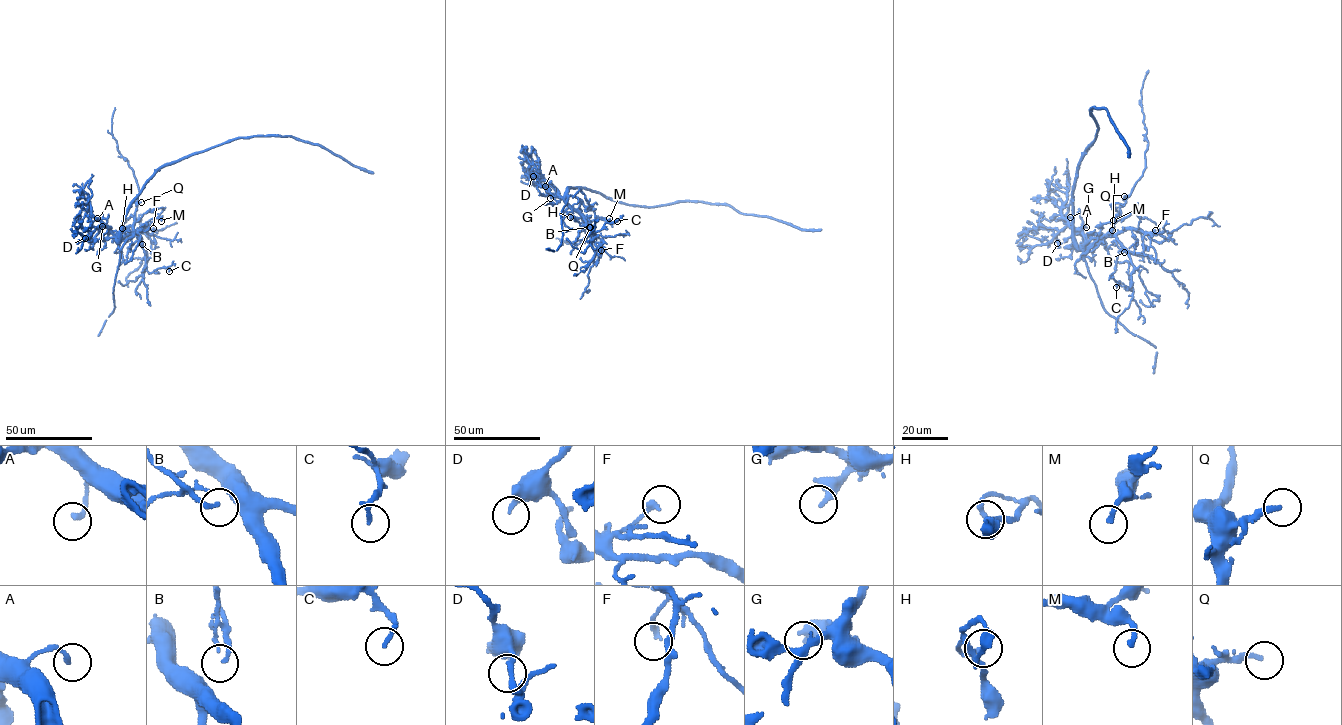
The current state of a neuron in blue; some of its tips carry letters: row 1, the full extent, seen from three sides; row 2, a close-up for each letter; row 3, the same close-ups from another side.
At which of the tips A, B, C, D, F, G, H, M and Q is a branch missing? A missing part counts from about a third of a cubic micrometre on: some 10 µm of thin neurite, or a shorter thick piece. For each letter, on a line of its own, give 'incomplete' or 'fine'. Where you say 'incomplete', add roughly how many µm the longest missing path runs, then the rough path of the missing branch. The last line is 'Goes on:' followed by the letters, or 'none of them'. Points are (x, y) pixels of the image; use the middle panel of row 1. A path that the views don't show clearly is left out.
A: fine
B: fine
C: fine
D: fine
F: fine
G: fine
H: fine
M: fine
Q: incomplete | 10 µm
Goes on: Q

